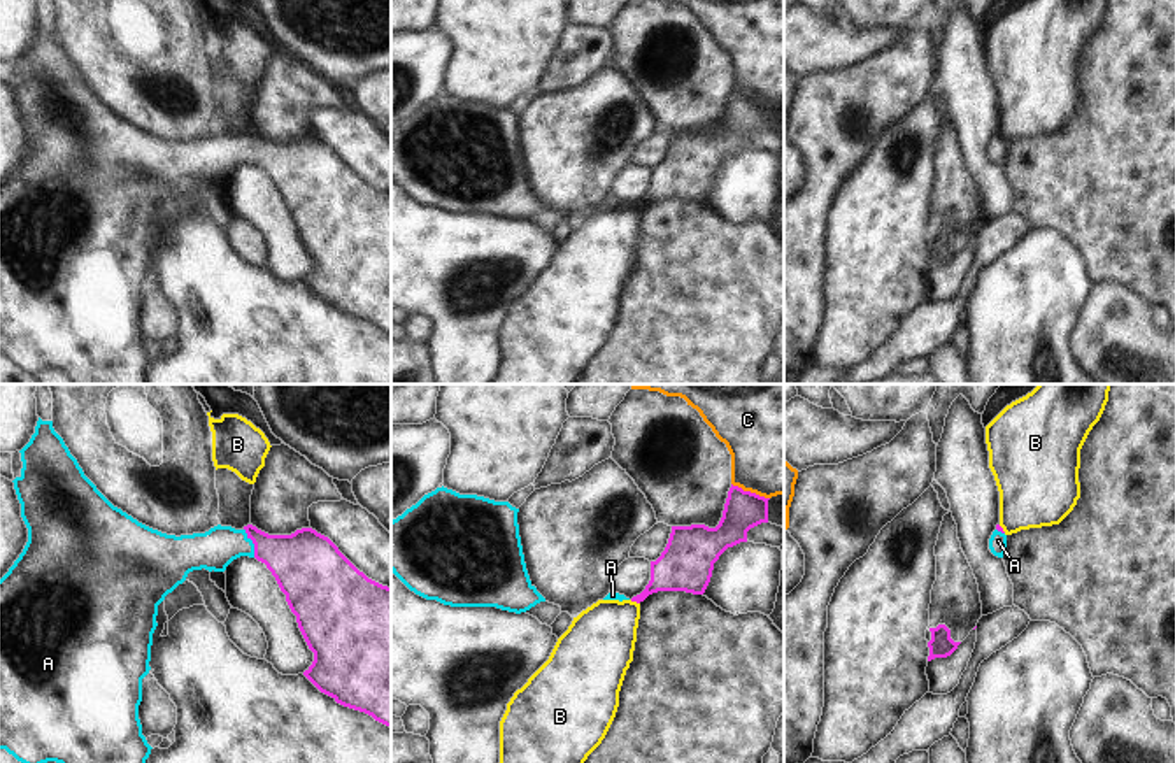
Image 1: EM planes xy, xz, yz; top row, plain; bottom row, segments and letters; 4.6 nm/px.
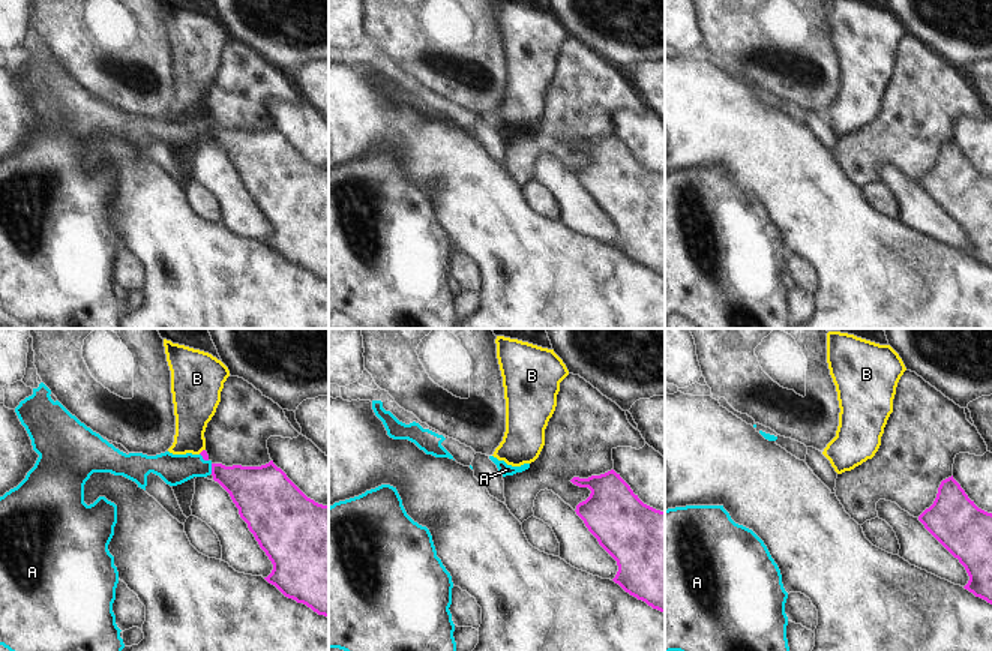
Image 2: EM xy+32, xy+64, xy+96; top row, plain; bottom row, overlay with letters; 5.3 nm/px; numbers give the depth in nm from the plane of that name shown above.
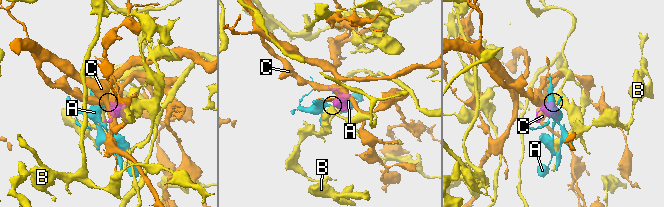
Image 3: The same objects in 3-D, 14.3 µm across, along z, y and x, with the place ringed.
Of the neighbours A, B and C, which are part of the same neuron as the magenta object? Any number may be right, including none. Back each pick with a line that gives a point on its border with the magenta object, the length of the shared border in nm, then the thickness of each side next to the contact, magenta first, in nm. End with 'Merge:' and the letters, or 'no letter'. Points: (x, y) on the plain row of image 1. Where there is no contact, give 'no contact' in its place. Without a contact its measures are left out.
A: xy (253, 149) | 140 nm | 280/190 nm
Merge: A

